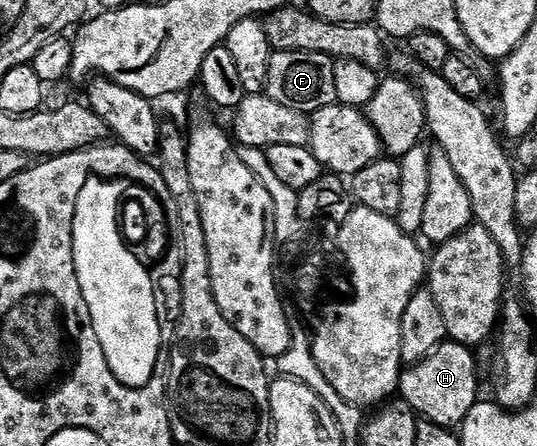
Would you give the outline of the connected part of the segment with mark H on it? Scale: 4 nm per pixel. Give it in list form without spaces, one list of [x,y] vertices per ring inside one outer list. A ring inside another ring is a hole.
[[[447,339],[429,356],[401,371],[398,396],[409,404],[420,420],[429,420],[443,428],[459,429],[466,414],[478,403],[480,380],[476,377],[476,352],[471,347]]]

